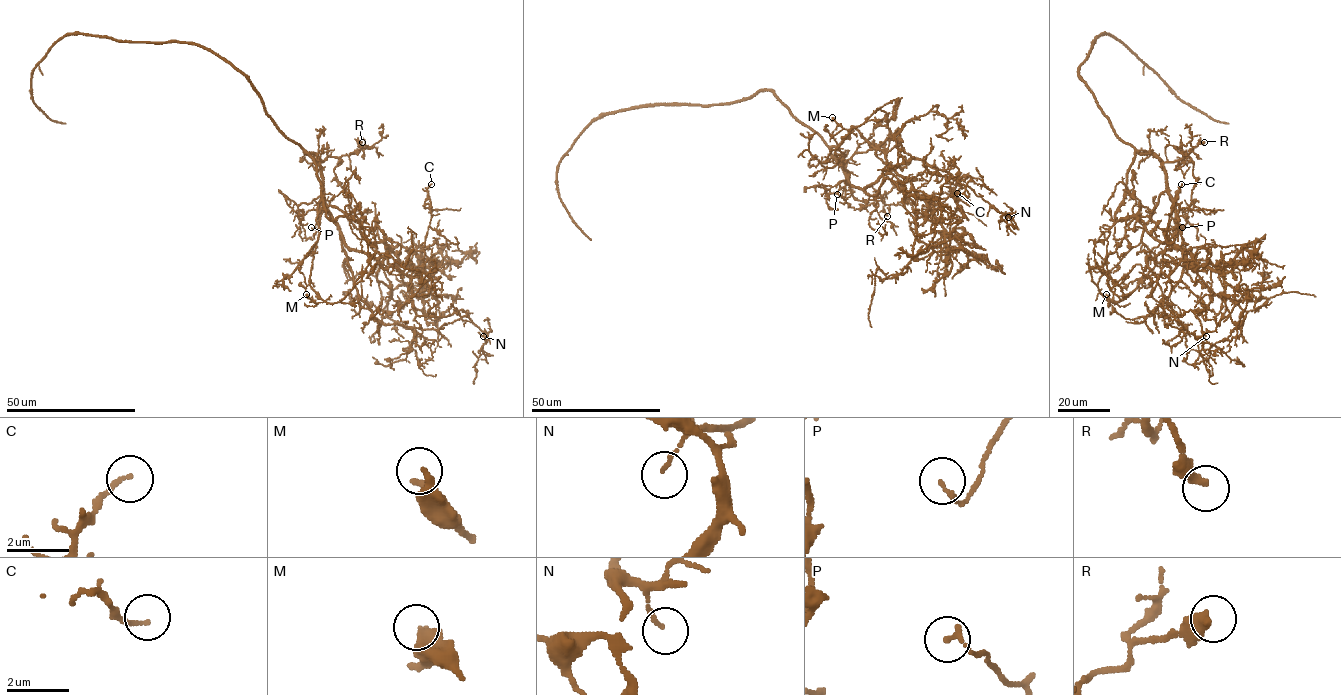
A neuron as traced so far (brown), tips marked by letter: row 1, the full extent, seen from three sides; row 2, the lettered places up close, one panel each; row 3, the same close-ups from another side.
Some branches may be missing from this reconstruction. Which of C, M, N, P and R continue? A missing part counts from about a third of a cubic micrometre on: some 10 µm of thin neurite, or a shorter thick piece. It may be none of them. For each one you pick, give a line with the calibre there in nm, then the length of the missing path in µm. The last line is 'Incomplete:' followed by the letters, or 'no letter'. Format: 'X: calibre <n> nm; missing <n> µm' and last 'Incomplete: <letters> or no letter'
Incomplete: no letter

